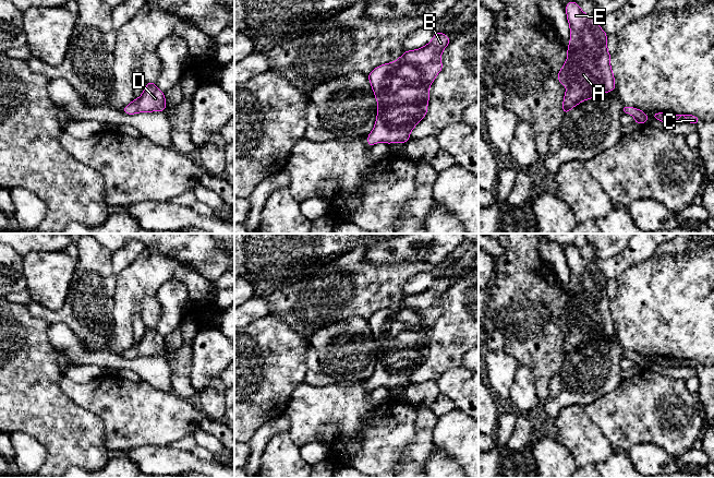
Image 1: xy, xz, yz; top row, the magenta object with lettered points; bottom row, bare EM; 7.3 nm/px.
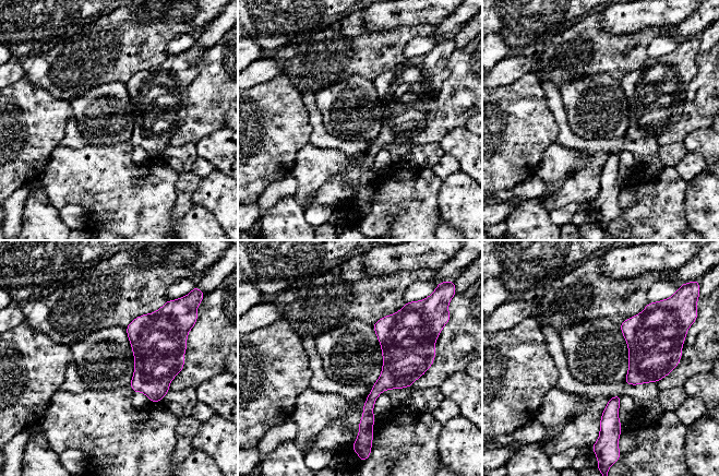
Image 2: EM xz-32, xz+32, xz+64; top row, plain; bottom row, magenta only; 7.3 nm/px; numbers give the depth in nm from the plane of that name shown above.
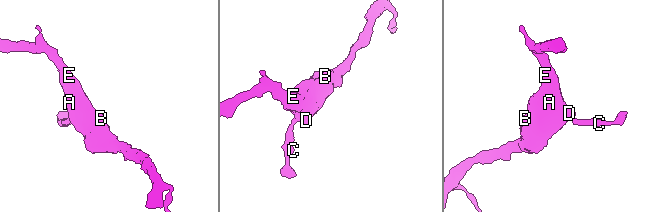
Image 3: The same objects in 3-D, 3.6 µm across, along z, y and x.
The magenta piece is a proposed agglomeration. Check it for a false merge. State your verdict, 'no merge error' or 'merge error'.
no merge error

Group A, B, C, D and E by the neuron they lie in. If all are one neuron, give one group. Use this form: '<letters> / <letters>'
A B C D E

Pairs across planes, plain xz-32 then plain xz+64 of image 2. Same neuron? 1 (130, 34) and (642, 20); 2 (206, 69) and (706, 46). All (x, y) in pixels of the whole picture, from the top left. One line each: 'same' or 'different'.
1: different
2: different

